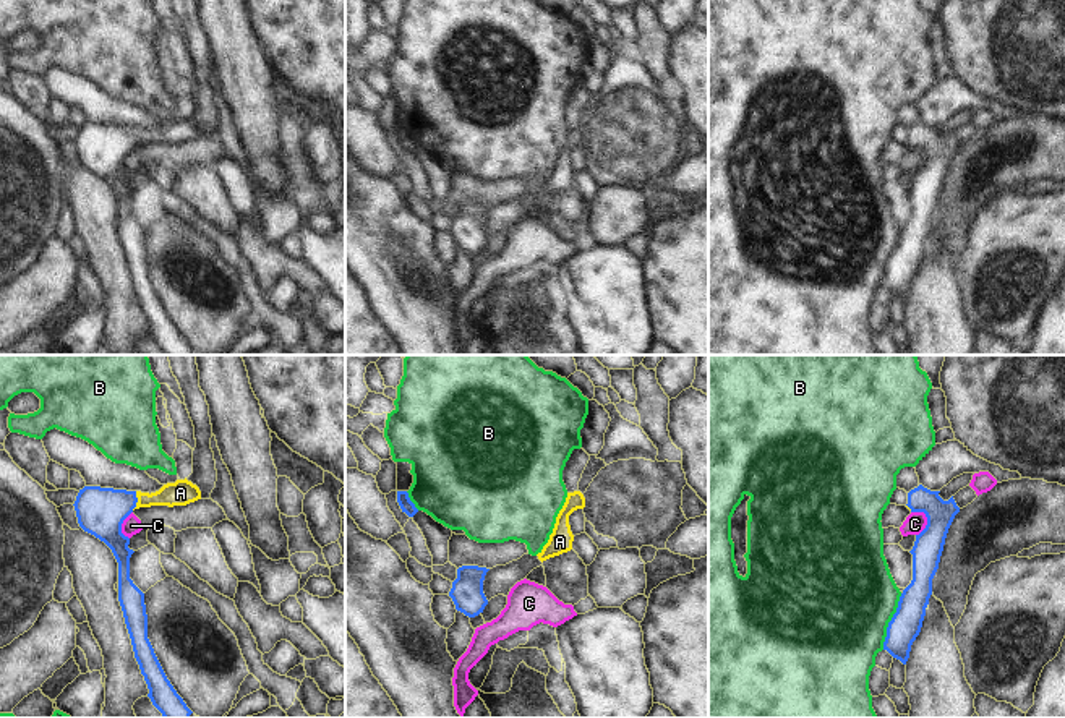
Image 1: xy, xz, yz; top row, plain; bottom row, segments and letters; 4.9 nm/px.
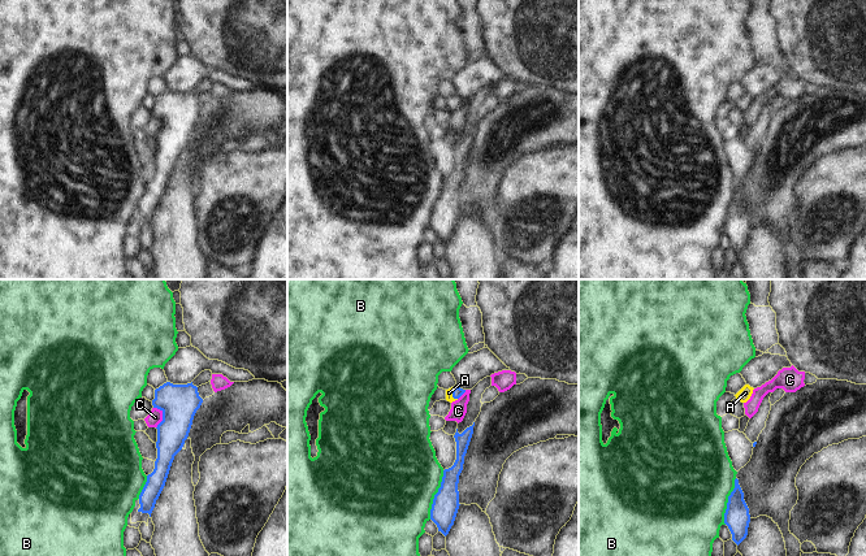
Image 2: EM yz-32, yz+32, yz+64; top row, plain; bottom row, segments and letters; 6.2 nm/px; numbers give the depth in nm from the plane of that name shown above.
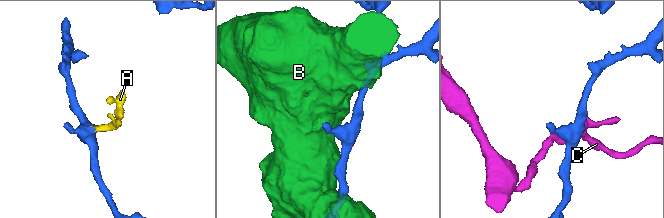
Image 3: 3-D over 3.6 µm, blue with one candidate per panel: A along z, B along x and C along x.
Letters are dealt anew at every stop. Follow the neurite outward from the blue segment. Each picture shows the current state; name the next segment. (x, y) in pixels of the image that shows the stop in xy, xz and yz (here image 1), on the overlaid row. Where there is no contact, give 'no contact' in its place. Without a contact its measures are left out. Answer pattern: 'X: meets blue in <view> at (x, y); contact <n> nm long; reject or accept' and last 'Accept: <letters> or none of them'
A: meets blue in xy at (136, 501); contact 100 nm long; accept
B: meets blue in yz at (890, 621); contact 300 nm long; reject
C: meets blue in yz at (928, 524); contact 130 nm long; reject
Accept: A

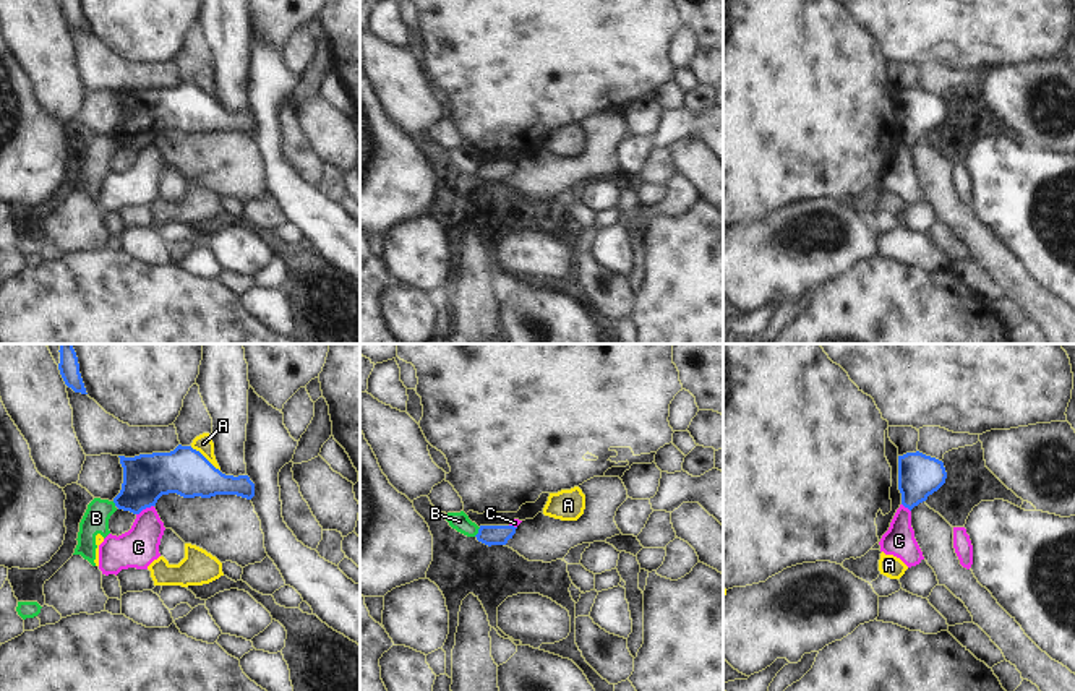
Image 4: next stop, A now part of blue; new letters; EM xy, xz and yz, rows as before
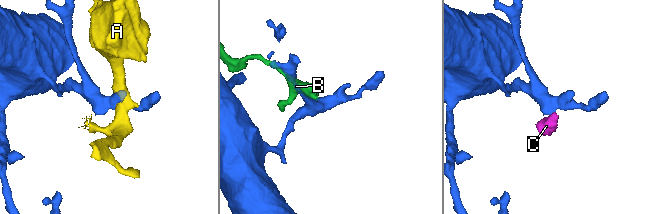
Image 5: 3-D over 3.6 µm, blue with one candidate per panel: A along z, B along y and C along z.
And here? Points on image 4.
A: meets blue in xy at (203, 456); contact 200 nm long; reject
B: meets blue in xz at (479, 532); contact 60 nm long; reject
C: meets blue in xy at (145, 508); contact 100 nm long; reject
Accept: none of them

